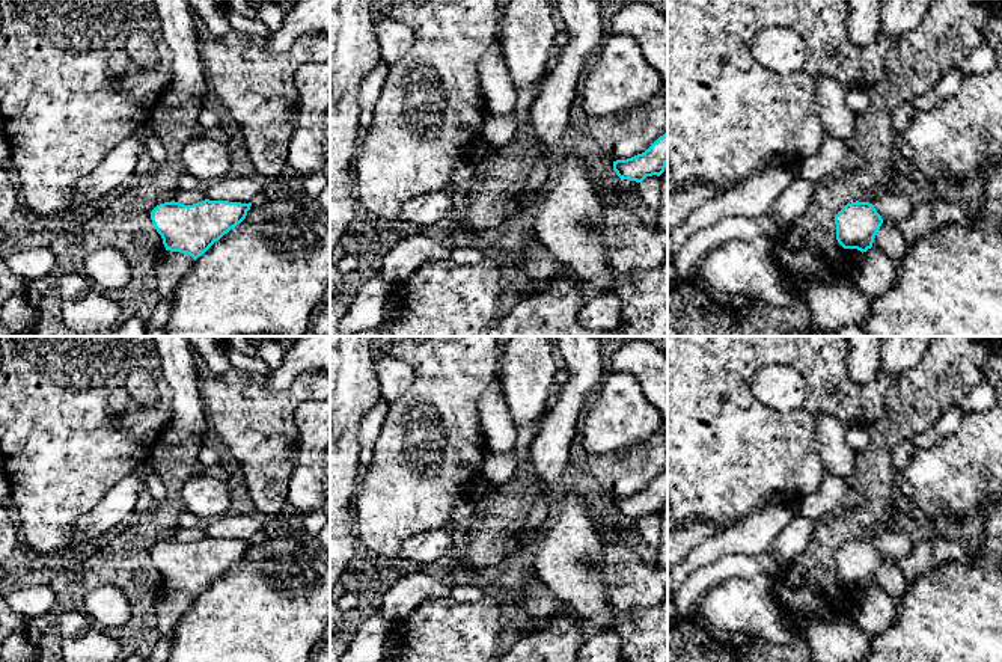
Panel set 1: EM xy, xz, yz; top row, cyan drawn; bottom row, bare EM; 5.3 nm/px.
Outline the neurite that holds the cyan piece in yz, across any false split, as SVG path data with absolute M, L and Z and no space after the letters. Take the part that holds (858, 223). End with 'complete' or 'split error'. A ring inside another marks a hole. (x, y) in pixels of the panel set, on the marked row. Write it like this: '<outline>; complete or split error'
M847 204L835 216L836 240L844 249L857 249L863 253L872 247L881 223L883 219L872 204Z; complete

